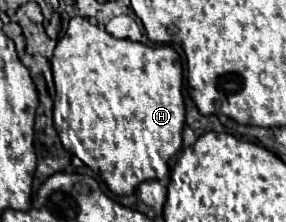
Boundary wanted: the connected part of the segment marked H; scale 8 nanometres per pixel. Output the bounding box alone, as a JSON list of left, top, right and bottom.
[50,17,184,195]

